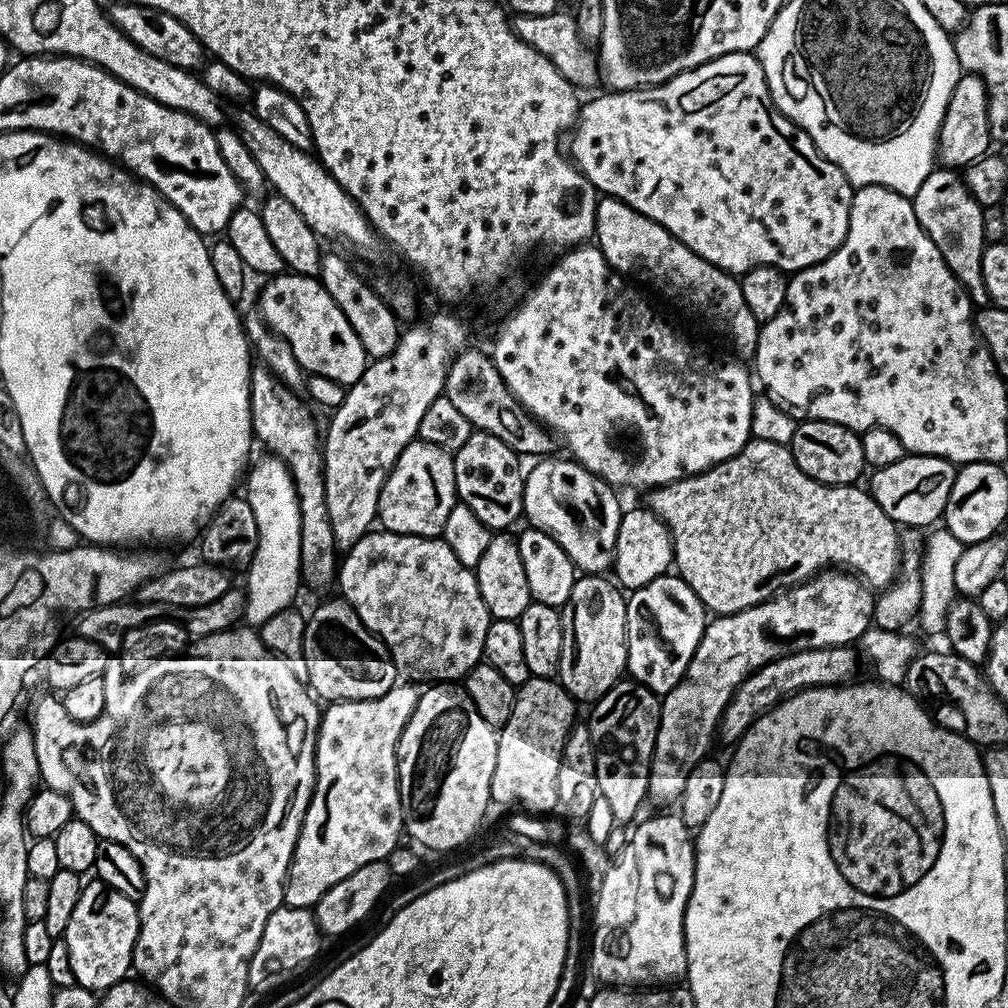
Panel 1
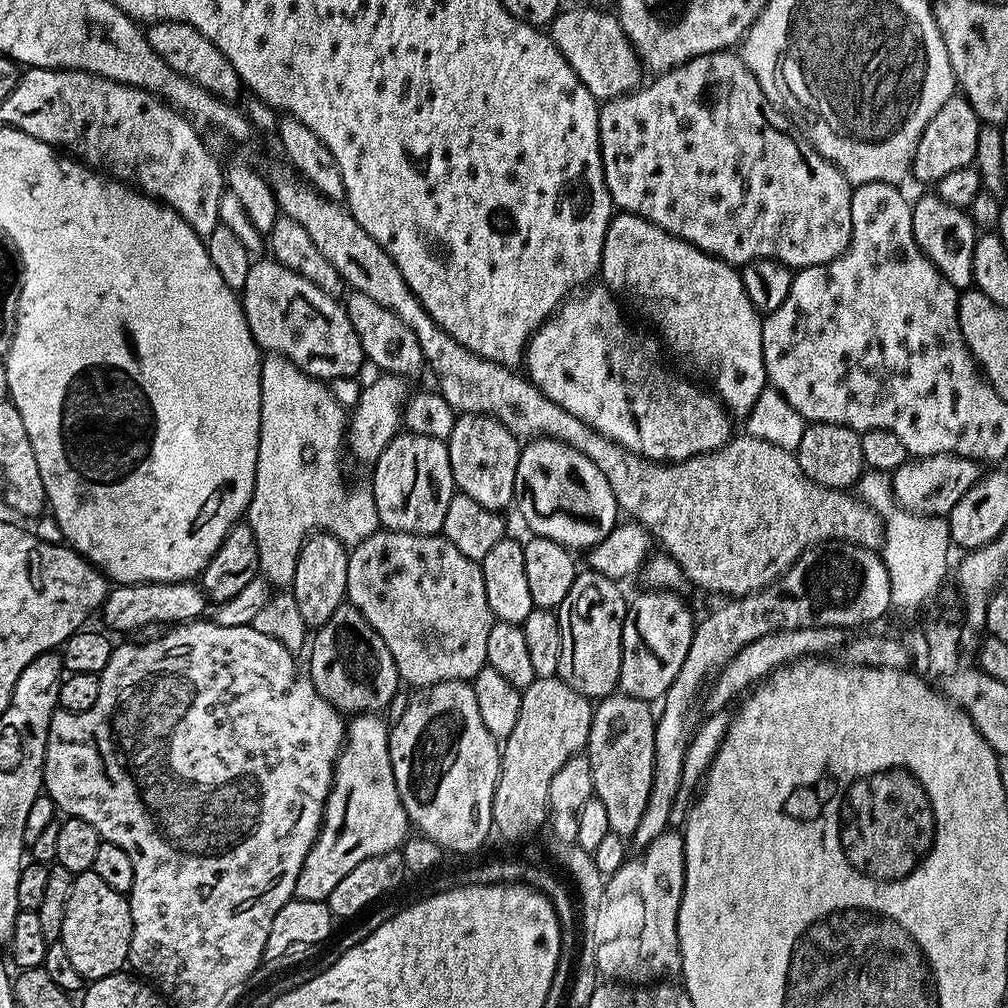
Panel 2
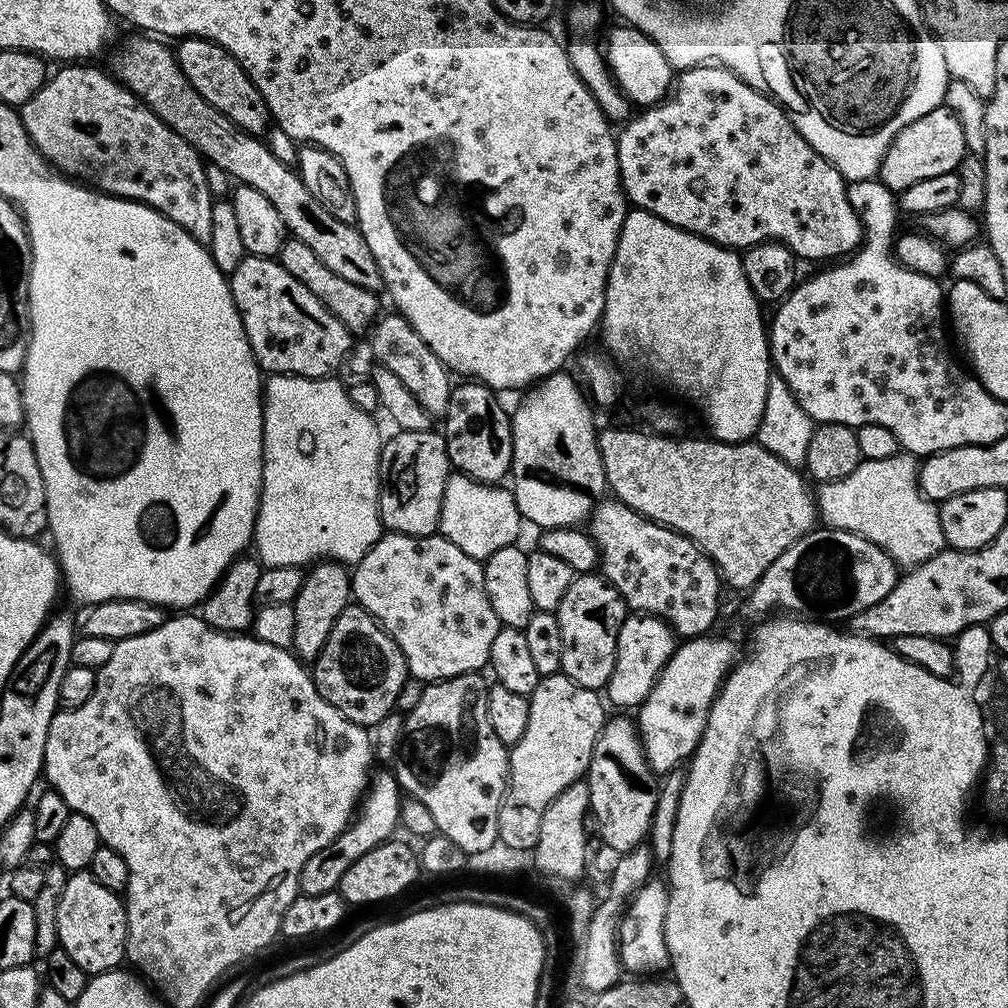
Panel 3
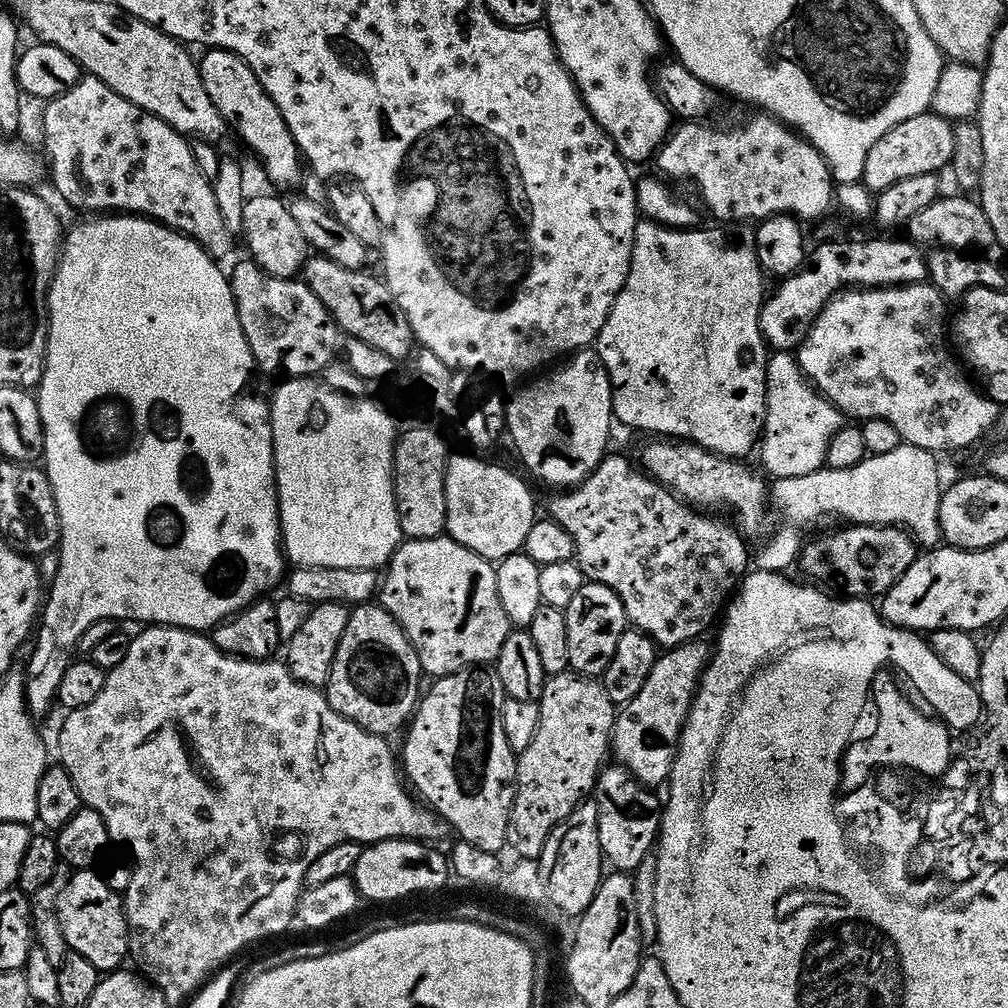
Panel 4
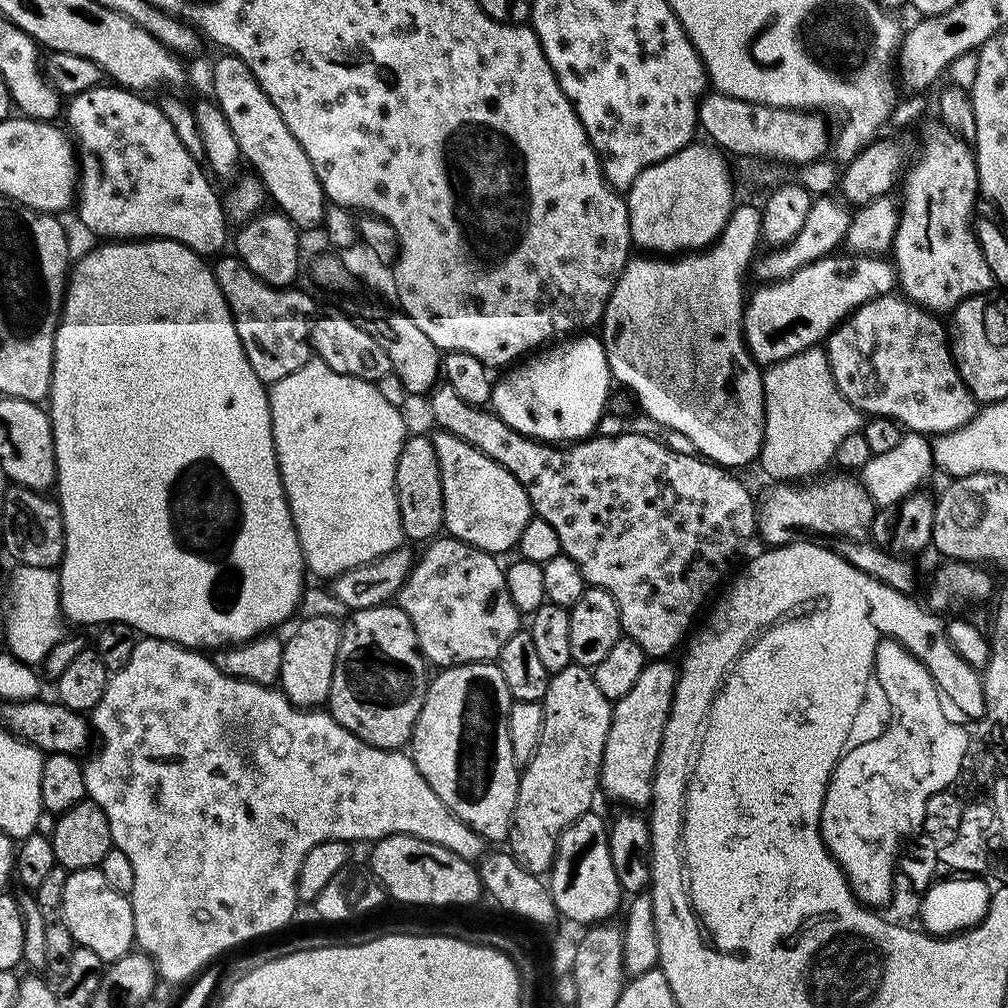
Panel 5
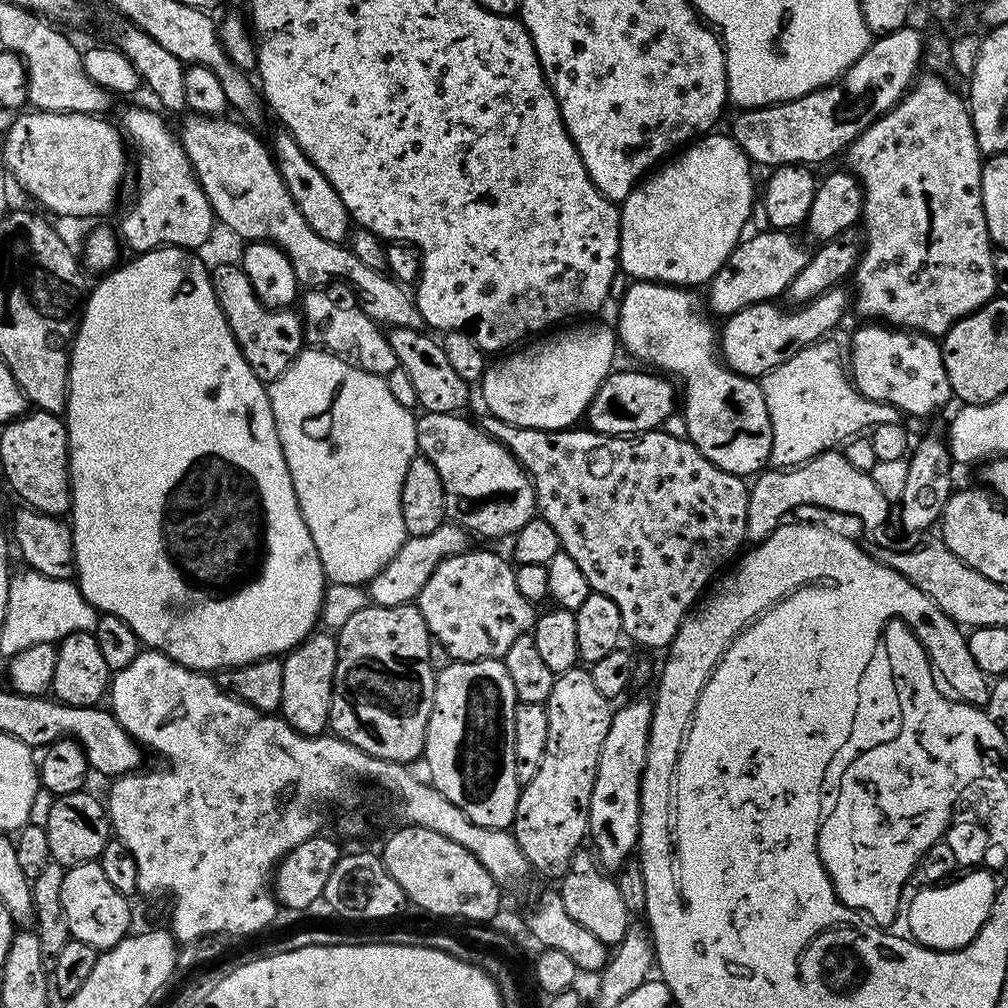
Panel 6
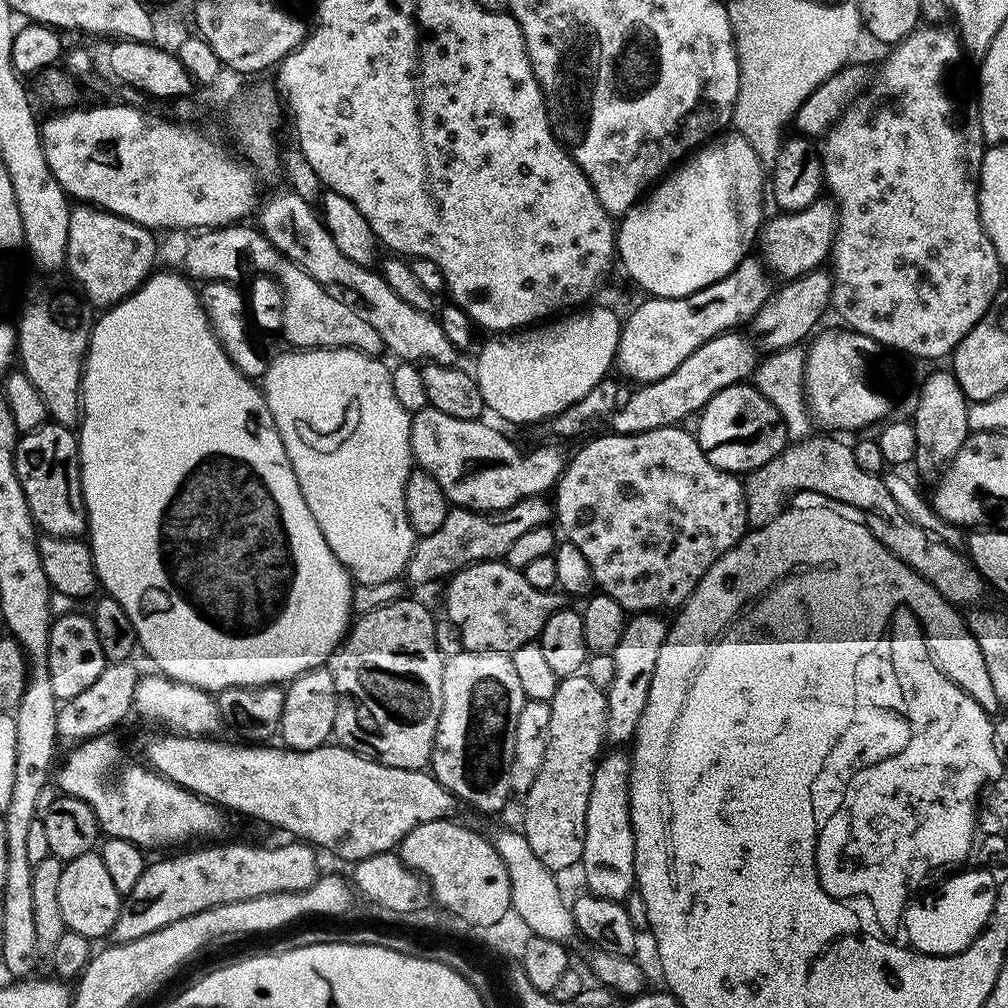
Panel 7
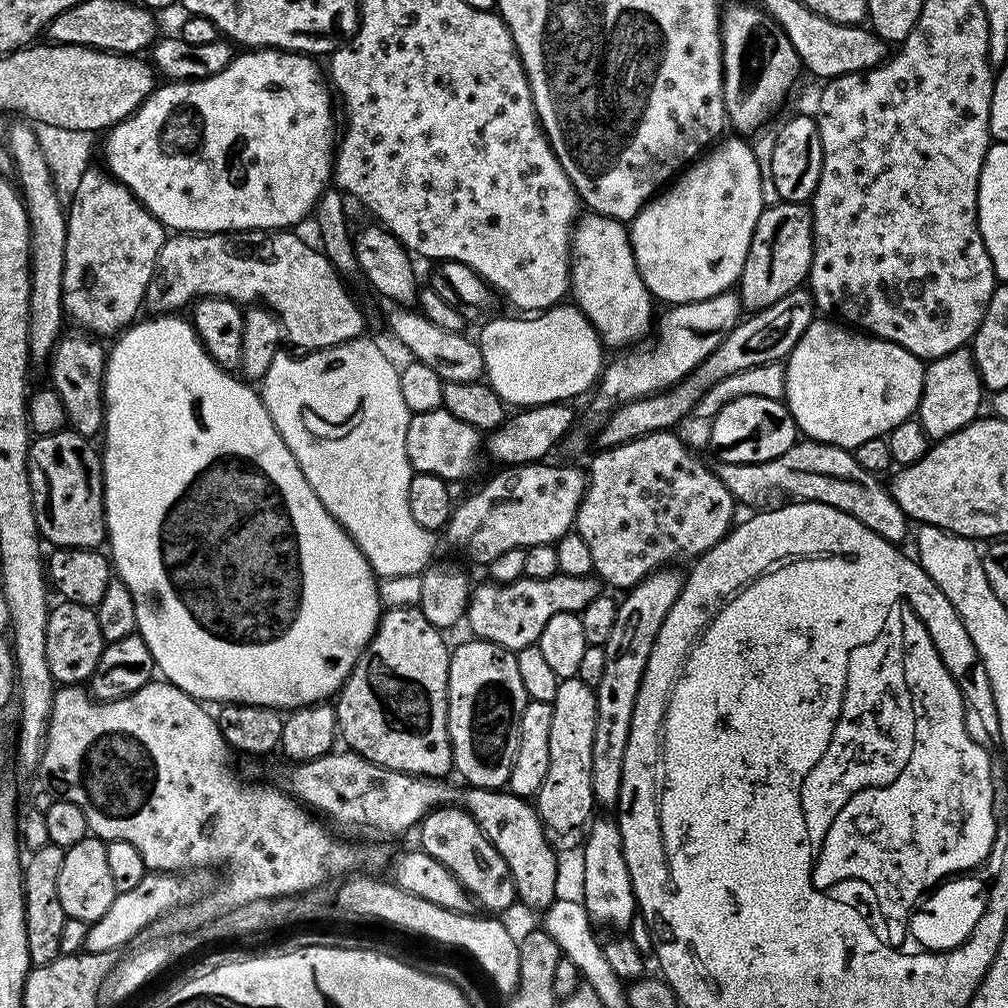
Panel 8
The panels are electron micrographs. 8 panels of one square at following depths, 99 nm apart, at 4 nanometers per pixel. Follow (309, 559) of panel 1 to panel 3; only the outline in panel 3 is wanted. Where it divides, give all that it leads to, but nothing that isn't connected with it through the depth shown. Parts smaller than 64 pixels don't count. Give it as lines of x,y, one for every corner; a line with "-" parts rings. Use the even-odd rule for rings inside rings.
330,559
323,562
316,562
311,565
310,571
303,577
303,584
300,592
294,599
294,623
292,625
291,647
294,649
295,655
304,662
315,662
320,656
320,651
324,648
324,643
328,641
330,630
334,626
334,622
338,622
338,618
342,614
344,608
350,604
350,572
345,565

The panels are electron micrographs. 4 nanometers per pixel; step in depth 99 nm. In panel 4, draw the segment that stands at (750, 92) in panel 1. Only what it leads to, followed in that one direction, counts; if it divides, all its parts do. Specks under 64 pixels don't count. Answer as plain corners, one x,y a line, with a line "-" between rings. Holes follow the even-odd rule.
752,114
737,128
711,128
708,122
680,122
669,131
664,143
656,150
654,163
661,177
689,180
700,191
713,221
752,220
759,222
768,216
795,216
801,222
816,220
834,204
834,181
823,154
791,127
767,114

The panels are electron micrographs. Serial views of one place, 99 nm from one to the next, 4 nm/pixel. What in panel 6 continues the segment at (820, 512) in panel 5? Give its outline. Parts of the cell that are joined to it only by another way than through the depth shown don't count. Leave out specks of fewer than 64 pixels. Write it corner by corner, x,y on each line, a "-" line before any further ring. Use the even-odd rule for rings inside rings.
843,451
820,452
792,467
769,467
751,481
748,489
747,539
752,542
764,540
787,517
784,515
791,508
804,508
807,504
812,508
825,508
828,512
853,516
864,523
868,532
878,531
887,522
890,508
886,494
878,490
872,475
846,462

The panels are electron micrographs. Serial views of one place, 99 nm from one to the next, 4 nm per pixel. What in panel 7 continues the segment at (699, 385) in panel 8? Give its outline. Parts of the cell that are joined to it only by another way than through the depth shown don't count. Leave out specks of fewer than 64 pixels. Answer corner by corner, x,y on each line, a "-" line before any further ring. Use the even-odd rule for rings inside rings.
823,267
796,276
779,286
781,288
777,287
771,293
750,321
750,340
764,354
780,352
786,347
794,347
807,341
817,331
816,323
823,318
824,311
829,311
832,303
832,278

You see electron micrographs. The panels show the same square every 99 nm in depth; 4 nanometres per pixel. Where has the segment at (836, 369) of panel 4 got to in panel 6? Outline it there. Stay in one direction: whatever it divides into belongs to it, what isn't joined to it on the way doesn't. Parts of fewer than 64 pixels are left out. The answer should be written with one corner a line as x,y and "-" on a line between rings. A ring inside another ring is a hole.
864,326
852,336
852,368
854,385
867,399
880,400
901,409
904,414
928,416
936,412
947,400
953,399
952,387
946,378
946,366
942,362
940,345
924,332
914,332
895,326

